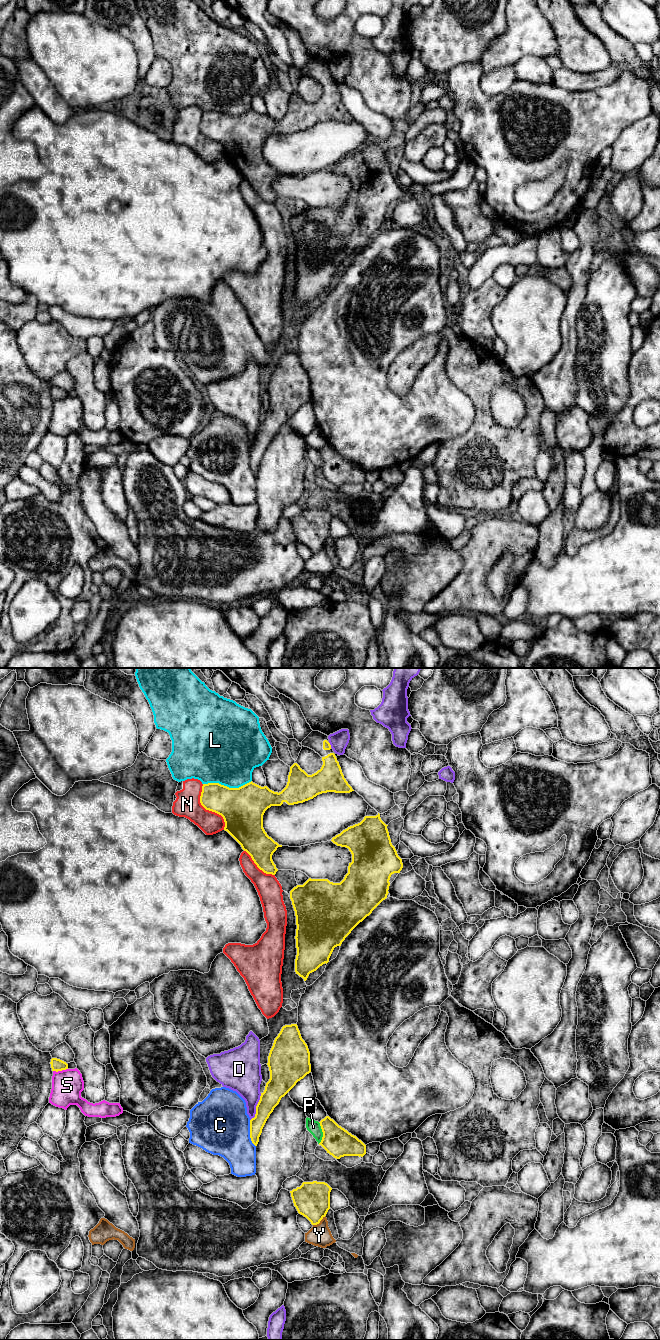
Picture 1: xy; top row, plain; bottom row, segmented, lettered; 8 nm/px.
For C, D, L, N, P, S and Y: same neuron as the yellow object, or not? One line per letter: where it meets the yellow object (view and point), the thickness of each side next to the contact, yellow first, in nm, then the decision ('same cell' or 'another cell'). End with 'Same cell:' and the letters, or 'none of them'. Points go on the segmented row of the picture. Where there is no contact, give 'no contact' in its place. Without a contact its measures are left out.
C: meets yellow in xy at (250, 1133); 140 nm thick on the yellow side, 480 nm on the other; another cell
D: meets yellow in xy at (256, 1107); 180 nm thick on the yellow side, 260 nm on the other; another cell
L: meets yellow in xy at (227, 787); 340 nm thick on the yellow side, 460 nm on the other; same cell
N: meets yellow in xy at (208, 809); 320 nm thick on the yellow side, 200 nm on the other; another cell
P: meets yellow in xy at (323, 1133); 240 nm thick on the yellow side, 100 nm on the other; another cell
S: meets yellow in xy at (60, 1070); 100 nm thick on the yellow side, 260 nm on the other; another cell
Y: meets yellow in xy at (319, 1222); 280 nm thick on the yellow side, 180 nm on the other; another cell
Same cell: L

